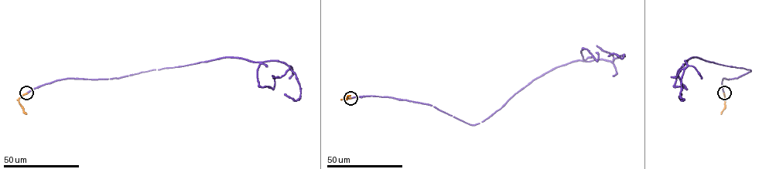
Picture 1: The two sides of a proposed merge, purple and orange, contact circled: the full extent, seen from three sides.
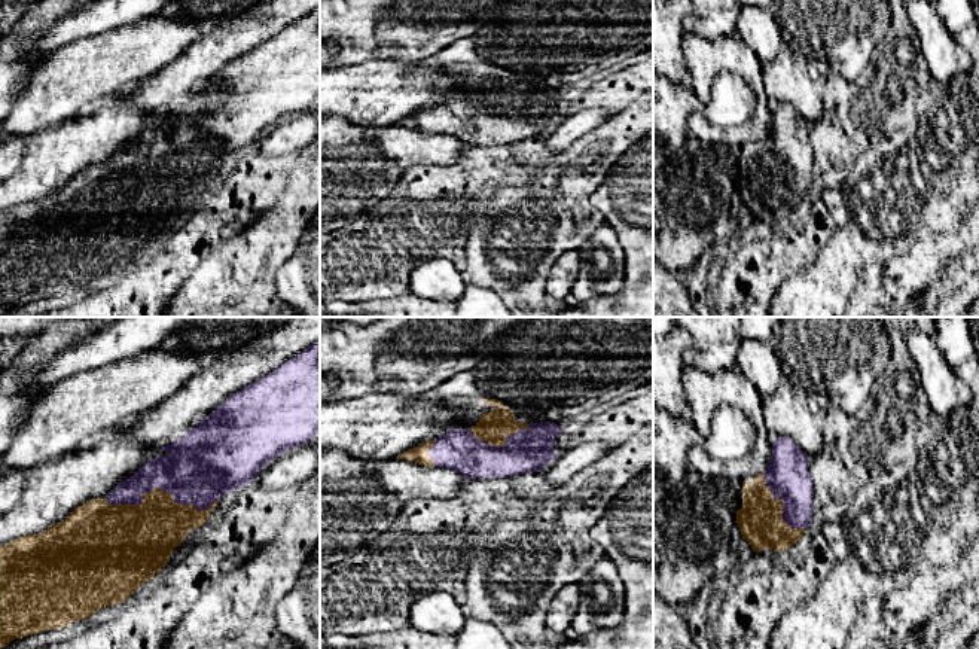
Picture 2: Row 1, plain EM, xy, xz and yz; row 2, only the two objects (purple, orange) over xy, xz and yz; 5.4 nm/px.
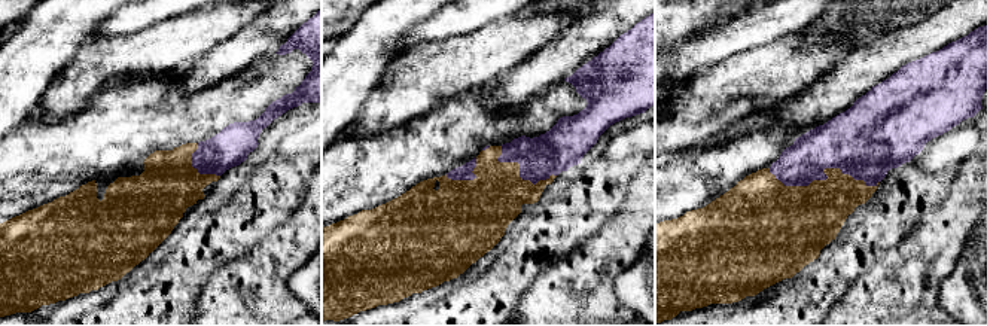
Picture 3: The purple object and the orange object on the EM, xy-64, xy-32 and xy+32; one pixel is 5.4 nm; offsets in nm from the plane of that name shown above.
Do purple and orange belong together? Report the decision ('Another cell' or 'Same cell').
Same cell

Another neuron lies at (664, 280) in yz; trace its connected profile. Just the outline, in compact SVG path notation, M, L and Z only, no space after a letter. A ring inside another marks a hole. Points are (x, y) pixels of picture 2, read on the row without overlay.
M653 255L653 317L699 317L681 272L664 268Z

